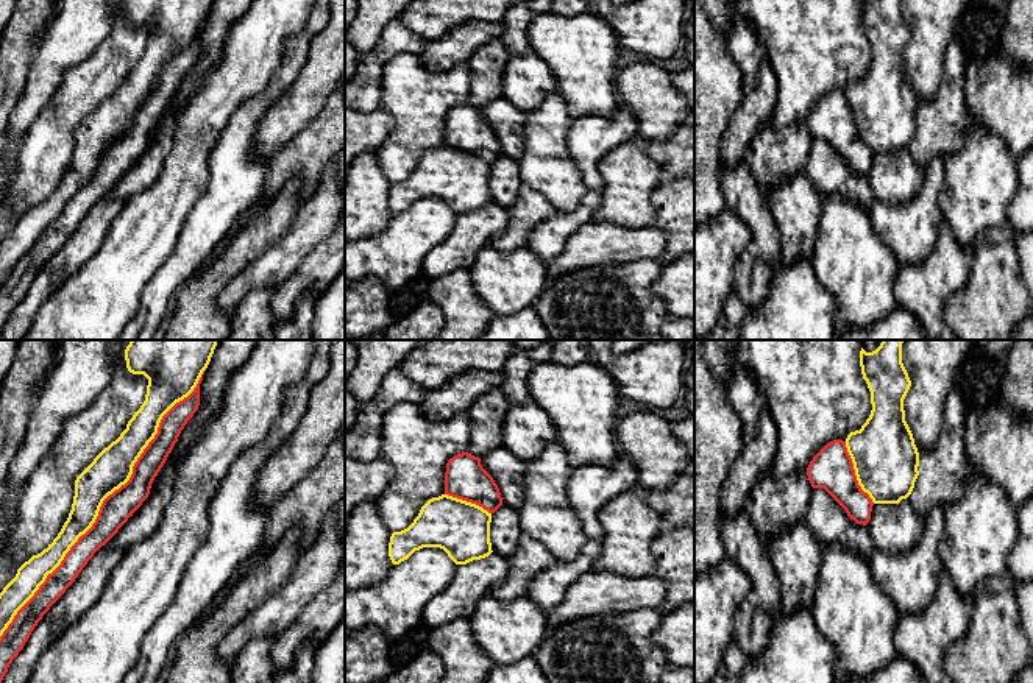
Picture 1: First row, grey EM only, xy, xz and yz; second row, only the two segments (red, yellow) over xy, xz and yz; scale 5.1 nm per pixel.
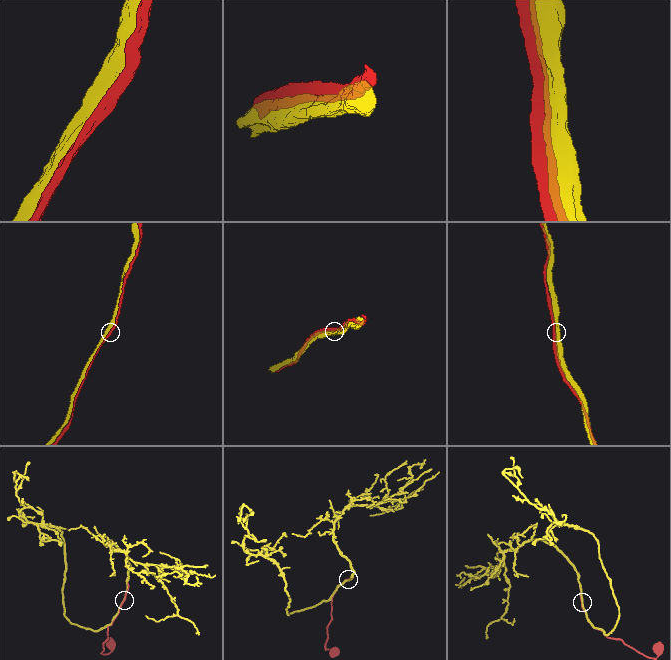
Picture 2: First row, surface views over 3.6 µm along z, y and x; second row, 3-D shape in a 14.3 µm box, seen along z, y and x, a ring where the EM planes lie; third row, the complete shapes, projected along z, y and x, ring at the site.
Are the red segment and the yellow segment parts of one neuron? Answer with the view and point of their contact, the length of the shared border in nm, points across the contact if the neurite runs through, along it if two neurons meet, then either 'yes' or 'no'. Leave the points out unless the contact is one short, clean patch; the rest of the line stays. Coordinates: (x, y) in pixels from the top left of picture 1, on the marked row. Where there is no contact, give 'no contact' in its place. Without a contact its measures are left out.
xy (105, 499) | 1750 nm | yes

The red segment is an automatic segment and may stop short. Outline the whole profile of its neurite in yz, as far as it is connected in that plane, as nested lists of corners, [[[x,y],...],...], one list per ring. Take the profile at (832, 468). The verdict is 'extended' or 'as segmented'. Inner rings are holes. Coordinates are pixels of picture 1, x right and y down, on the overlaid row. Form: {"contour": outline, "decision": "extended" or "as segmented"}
{"contour": [[[883,340],[880,346],[866,352],[860,351],[863,379],[871,391],[872,410],[860,430],[850,432],[847,438],[827,443],[810,462],[807,476],[813,488],[824,488],[857,524],[866,526],[871,519],[874,504],[899,504],[907,499],[919,476],[919,452],[913,434],[905,421],[903,399],[911,387],[908,373],[902,363],[903,340]]], "decision": "extended"}

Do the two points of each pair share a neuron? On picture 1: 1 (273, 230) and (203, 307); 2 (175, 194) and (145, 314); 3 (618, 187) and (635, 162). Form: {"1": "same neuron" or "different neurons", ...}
{"1": "same neuron", "2": "different neurons", "3": "same neuron"}

